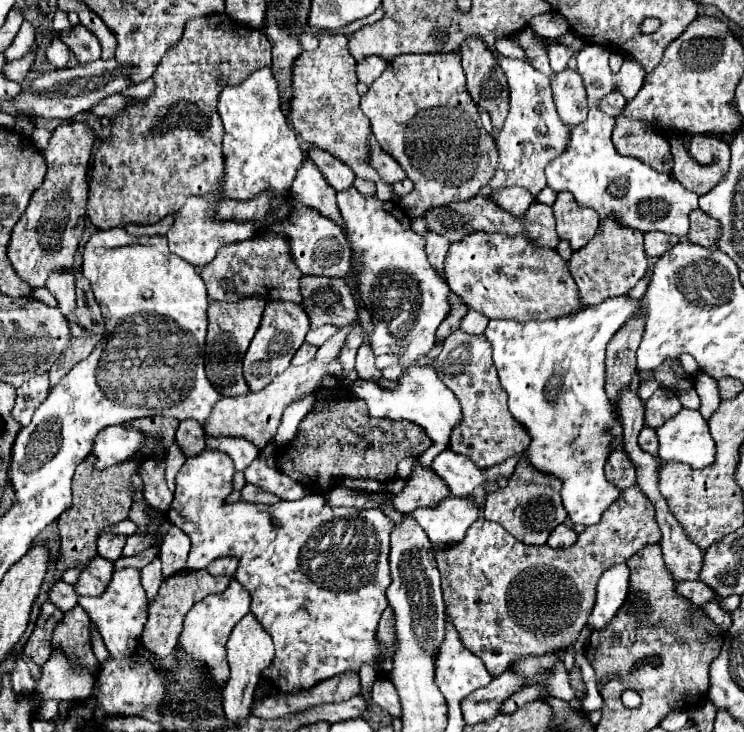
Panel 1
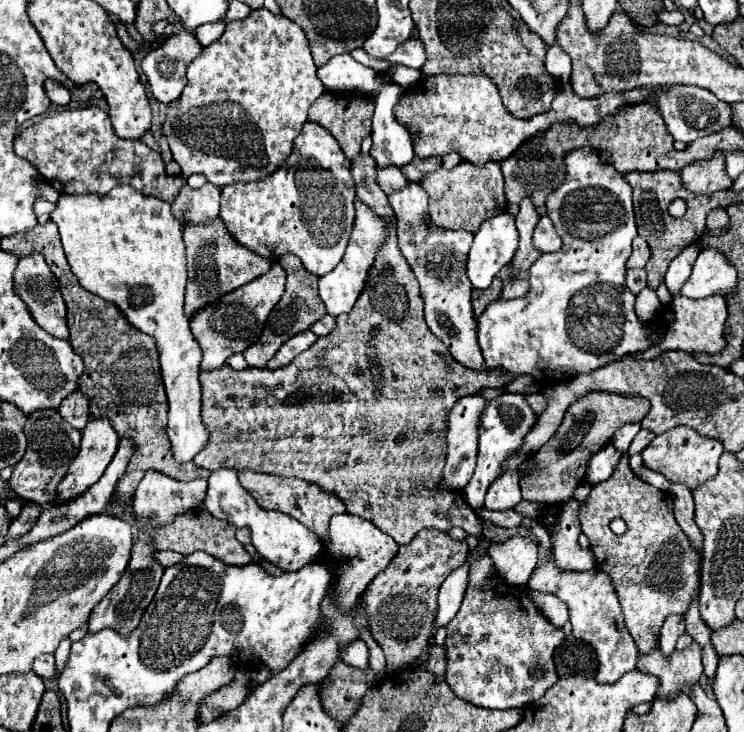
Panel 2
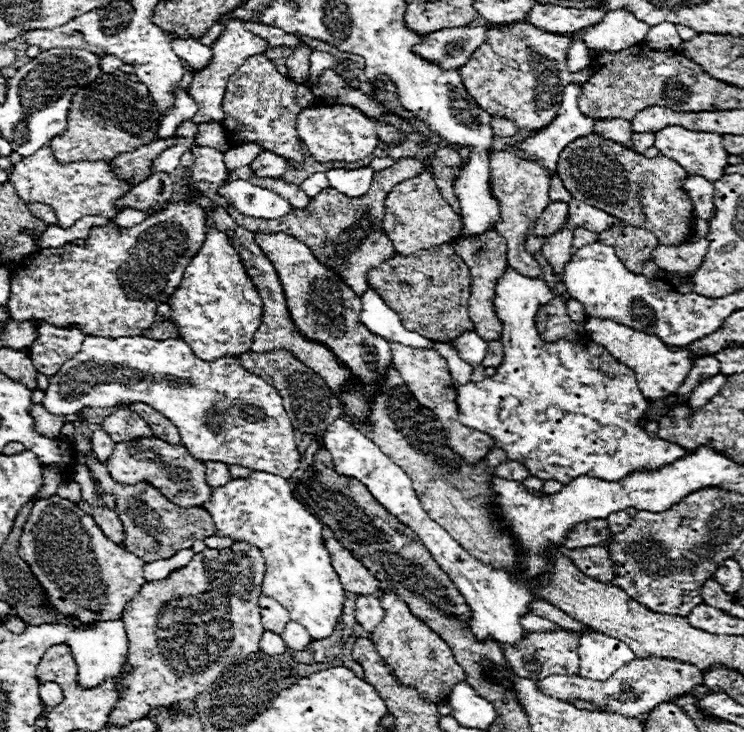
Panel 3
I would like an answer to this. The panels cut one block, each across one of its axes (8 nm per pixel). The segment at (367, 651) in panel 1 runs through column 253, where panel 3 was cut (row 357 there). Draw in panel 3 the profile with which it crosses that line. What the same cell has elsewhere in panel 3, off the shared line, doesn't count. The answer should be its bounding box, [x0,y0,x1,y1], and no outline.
[456,266,684,484]

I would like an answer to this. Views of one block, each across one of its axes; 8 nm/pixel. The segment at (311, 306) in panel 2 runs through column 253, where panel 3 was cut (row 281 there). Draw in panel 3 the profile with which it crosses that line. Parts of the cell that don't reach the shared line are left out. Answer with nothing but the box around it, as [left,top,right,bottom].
[228,158,426,296]

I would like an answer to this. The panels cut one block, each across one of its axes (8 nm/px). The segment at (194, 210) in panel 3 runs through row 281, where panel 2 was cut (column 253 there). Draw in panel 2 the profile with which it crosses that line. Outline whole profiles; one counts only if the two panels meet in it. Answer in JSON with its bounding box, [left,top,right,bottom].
[162,8,324,188]

